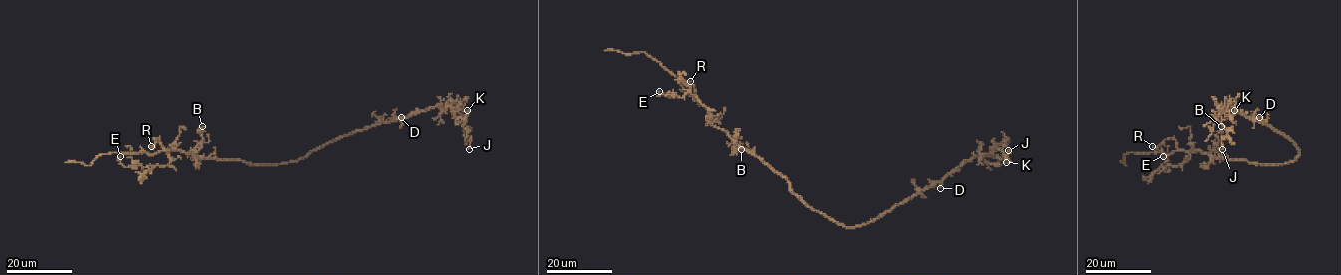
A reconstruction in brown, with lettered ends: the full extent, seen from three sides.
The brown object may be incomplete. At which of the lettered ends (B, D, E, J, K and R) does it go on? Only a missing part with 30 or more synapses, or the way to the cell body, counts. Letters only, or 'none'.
none

